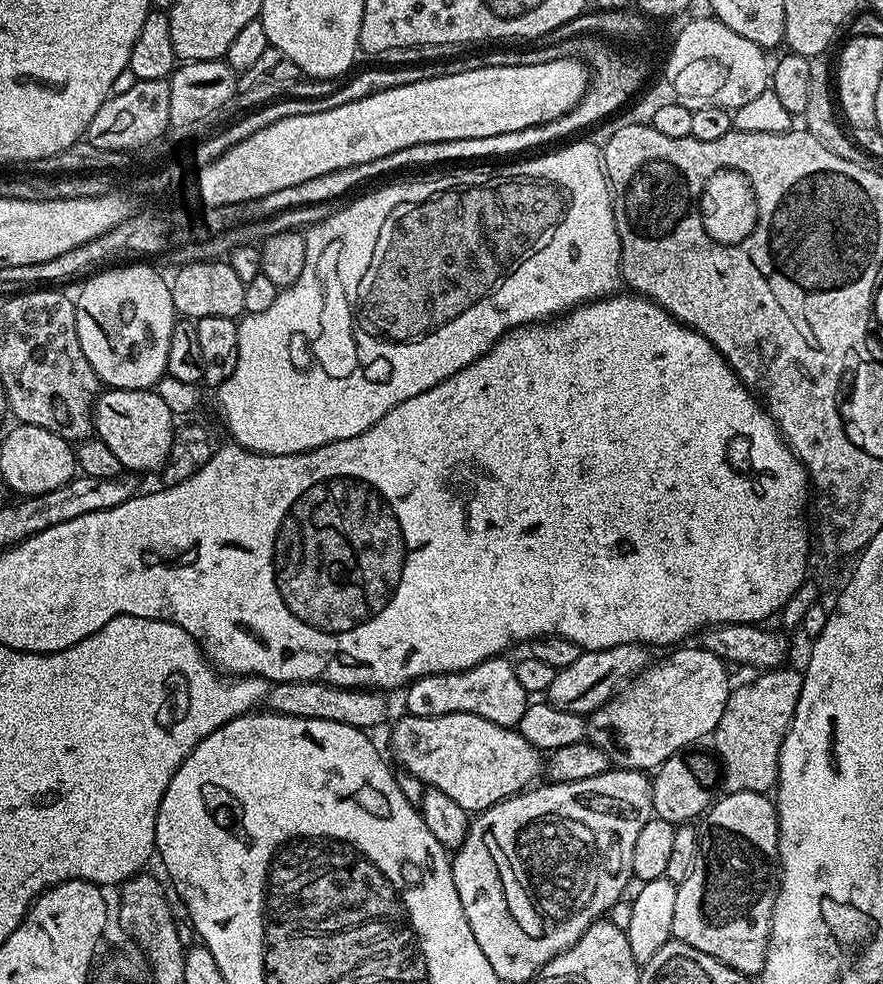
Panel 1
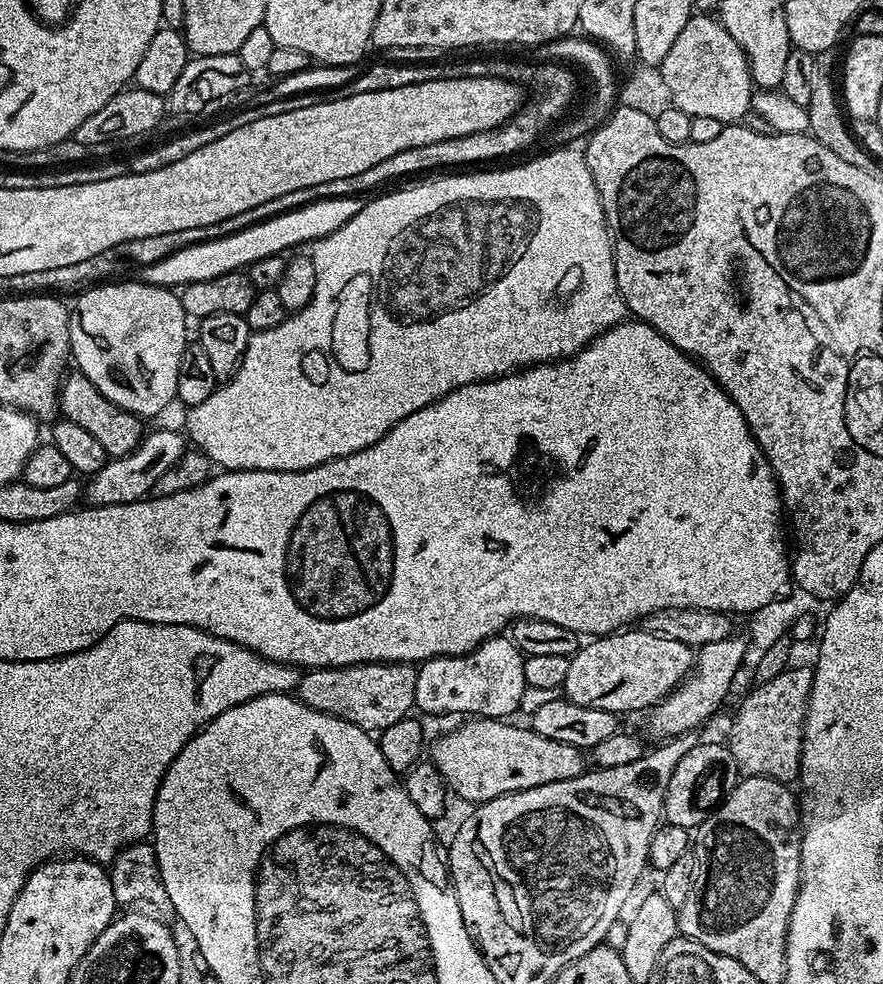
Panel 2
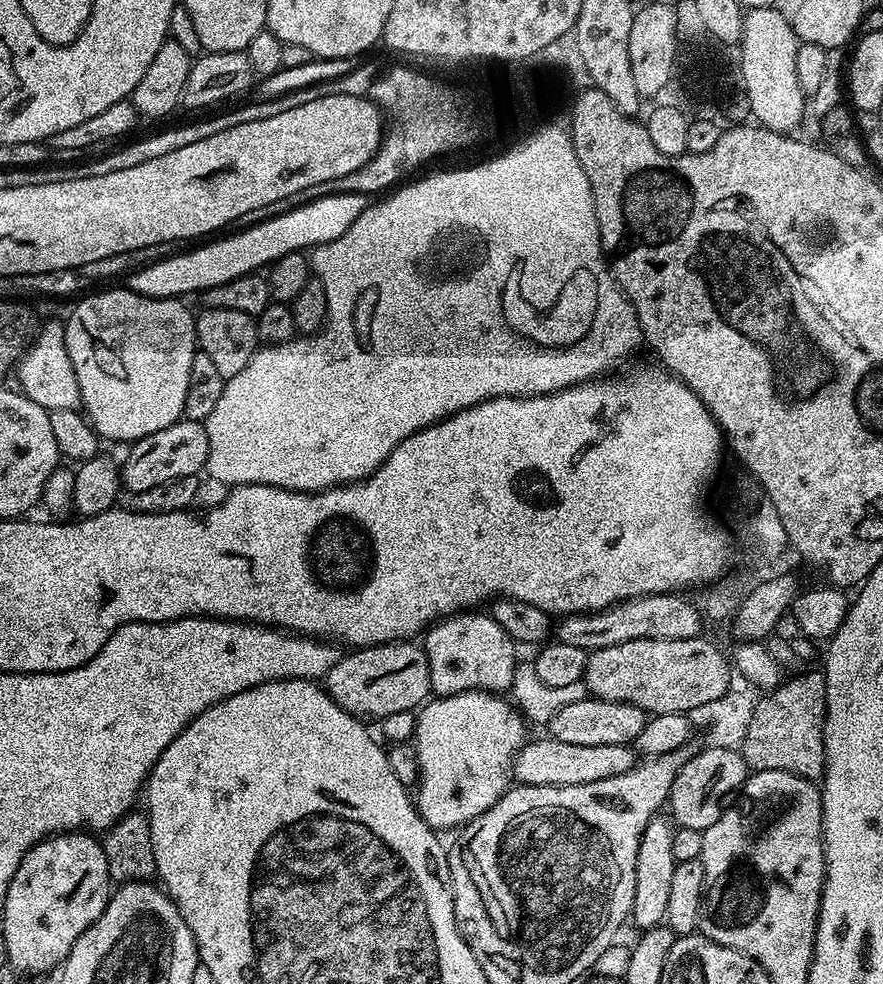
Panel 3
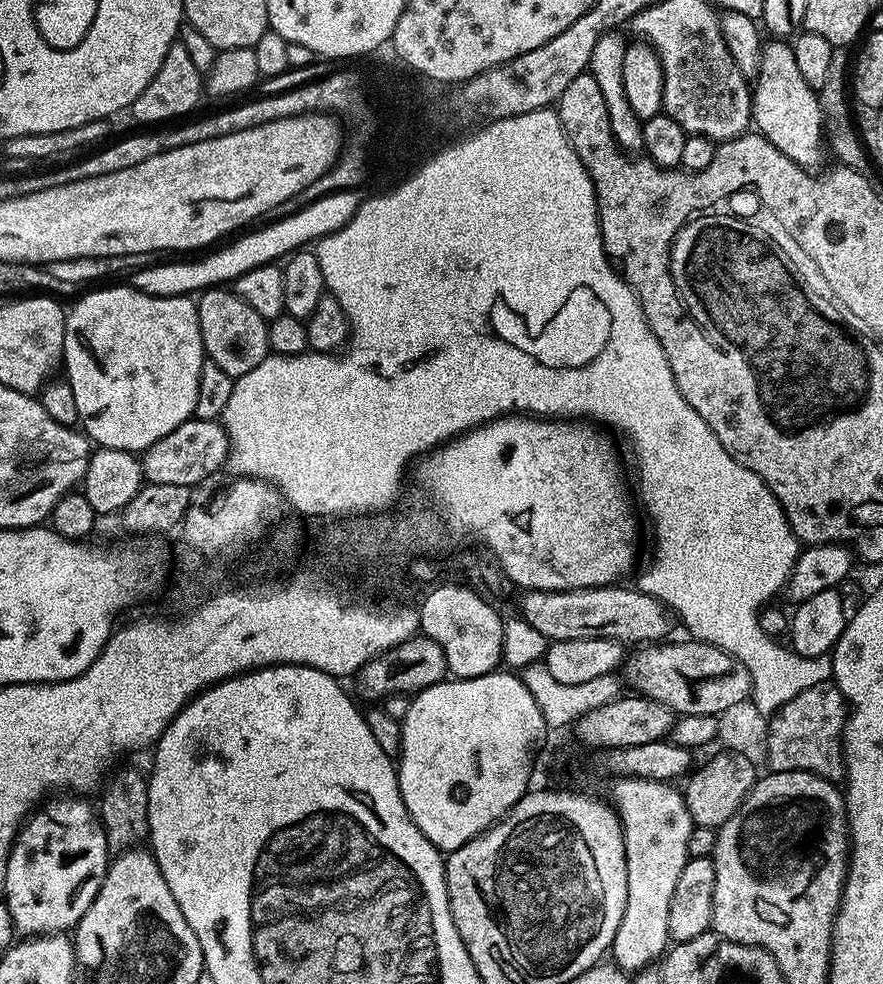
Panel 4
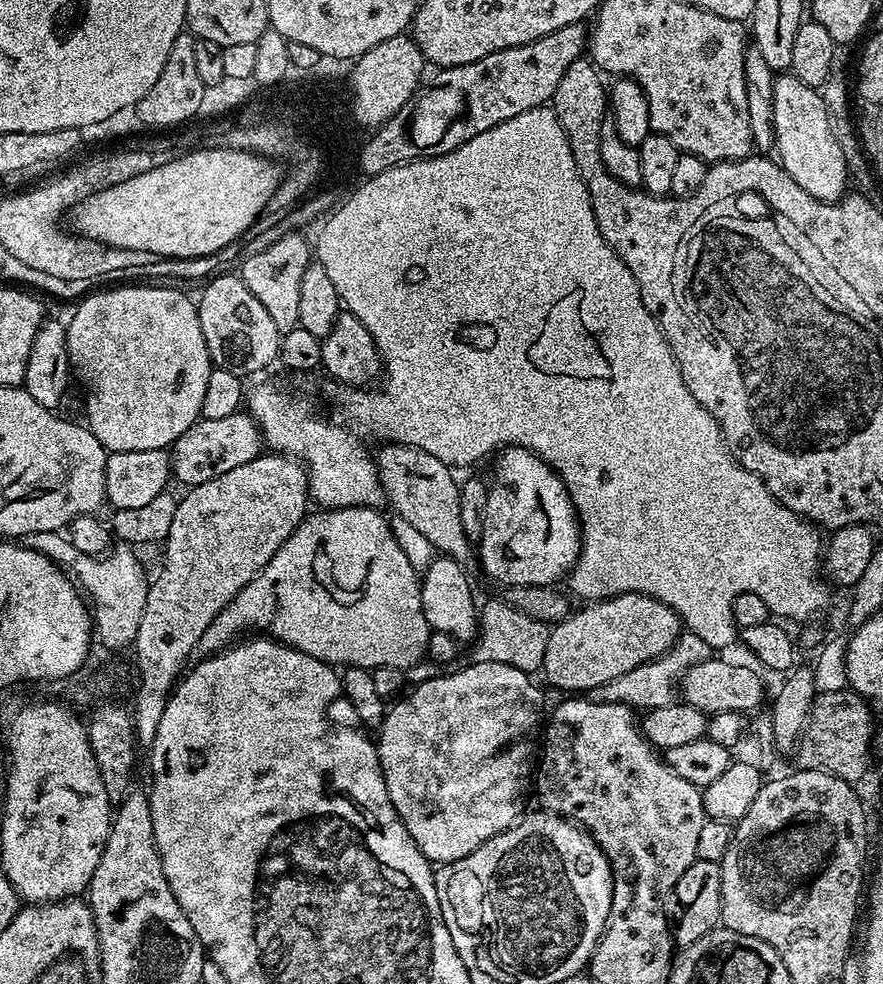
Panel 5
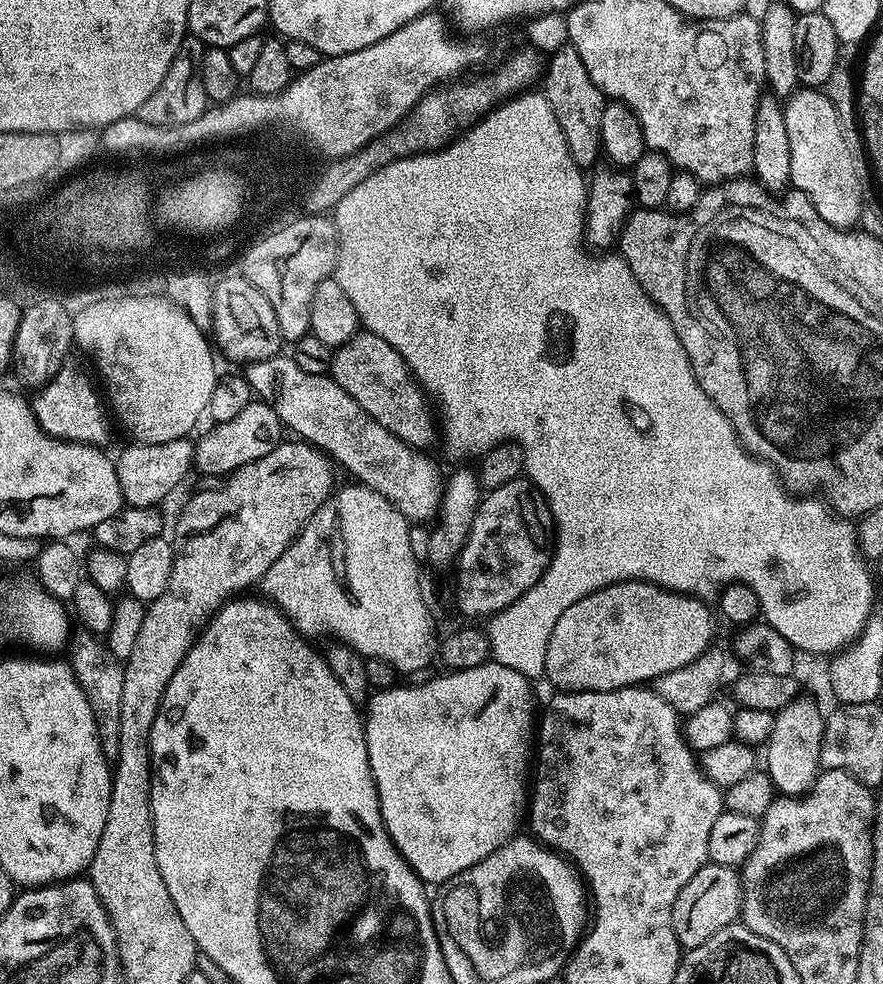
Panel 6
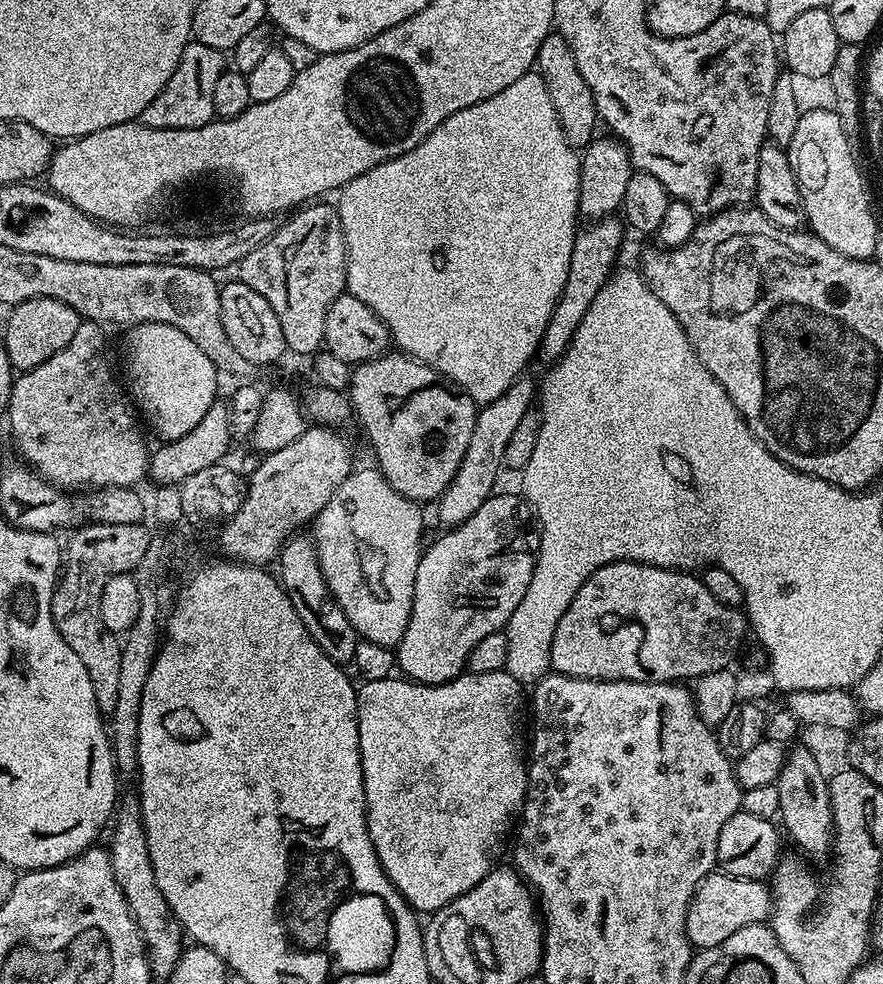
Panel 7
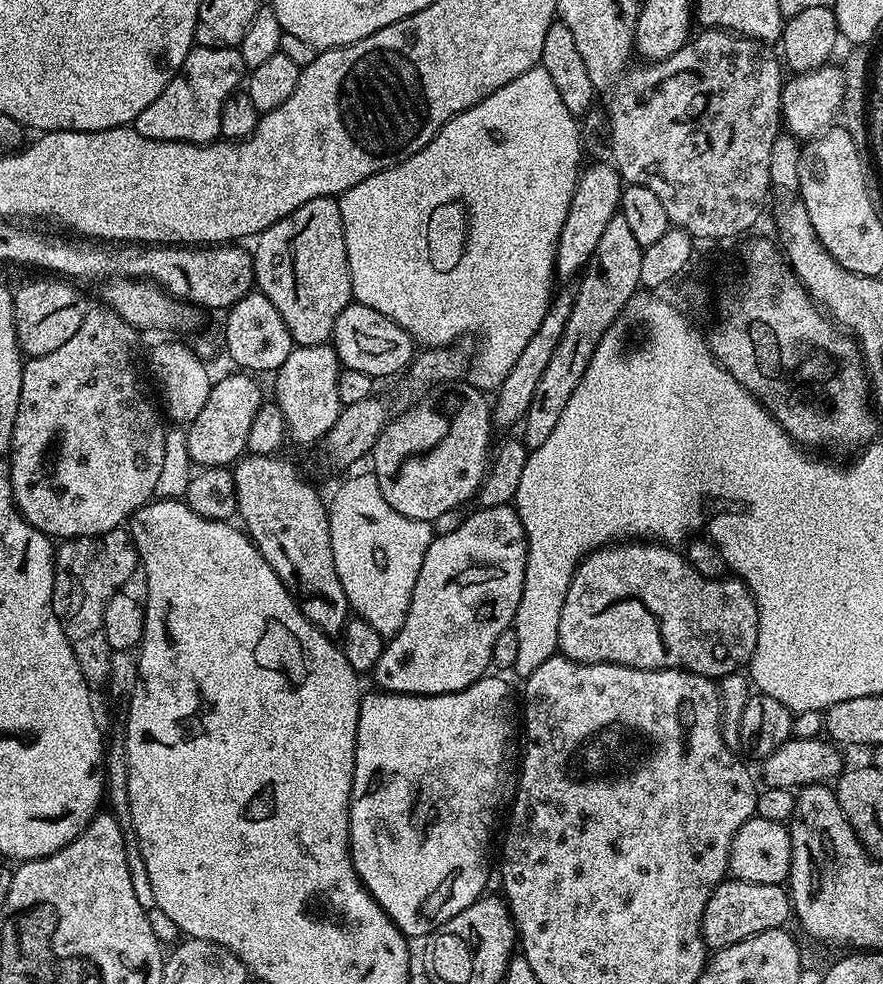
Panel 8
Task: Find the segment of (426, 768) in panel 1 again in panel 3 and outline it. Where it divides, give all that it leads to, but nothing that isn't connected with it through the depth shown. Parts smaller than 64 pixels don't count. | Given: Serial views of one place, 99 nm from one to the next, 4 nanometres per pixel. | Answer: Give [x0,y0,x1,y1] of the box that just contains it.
[514,738,638,786]

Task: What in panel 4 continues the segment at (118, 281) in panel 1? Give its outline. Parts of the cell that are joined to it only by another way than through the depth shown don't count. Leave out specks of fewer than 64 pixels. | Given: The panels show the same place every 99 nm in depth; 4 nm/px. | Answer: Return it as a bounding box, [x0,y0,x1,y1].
[62,286,206,454]

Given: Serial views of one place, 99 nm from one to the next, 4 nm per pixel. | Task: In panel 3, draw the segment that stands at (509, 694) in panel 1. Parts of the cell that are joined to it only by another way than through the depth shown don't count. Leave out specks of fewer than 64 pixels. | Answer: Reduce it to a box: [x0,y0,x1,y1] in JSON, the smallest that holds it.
[422,614,518,697]

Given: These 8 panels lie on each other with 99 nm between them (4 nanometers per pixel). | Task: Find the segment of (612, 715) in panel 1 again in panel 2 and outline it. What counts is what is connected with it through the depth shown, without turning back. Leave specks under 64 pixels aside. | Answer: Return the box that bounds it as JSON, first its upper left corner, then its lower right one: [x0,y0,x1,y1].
[647,634,748,742]

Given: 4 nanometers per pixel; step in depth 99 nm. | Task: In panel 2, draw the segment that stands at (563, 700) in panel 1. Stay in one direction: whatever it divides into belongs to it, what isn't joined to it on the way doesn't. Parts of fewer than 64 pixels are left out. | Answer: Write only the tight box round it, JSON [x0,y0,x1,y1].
[562,630,694,714]

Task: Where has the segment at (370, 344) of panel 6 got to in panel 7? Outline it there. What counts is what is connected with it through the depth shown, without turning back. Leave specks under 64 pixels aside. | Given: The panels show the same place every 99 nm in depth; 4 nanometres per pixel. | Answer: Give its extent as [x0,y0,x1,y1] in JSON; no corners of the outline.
[346,350,476,501]

